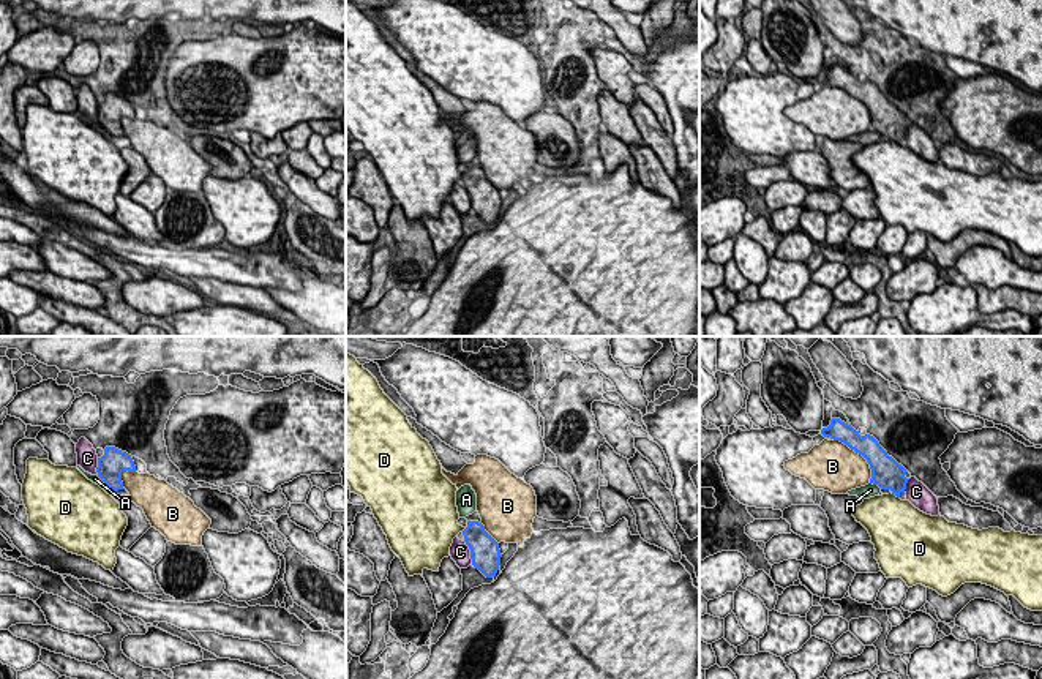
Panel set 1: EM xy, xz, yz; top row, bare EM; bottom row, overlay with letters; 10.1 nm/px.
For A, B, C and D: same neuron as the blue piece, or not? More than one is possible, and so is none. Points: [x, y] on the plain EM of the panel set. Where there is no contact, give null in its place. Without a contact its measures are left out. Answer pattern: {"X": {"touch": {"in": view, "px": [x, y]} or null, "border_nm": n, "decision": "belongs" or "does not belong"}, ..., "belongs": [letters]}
{"A": {"touch": {"in": "yz", "px": [877, 130]}, "border_nm": 140, "decision": "does not belong"}, "B": {"touch": {"in": "yz", "px": [861, 100]}, "border_nm": 600, "decision": "does not belong"}, "C": {"touch": {"in": "xz", "px": [471, 199]}, "border_nm": 260, "decision": "does not belong"}, "D": {"touch": {"in": "yz", "px": [895, 141]}, "border_nm": 130, "decision": "does not belong"}, "belongs": []}

